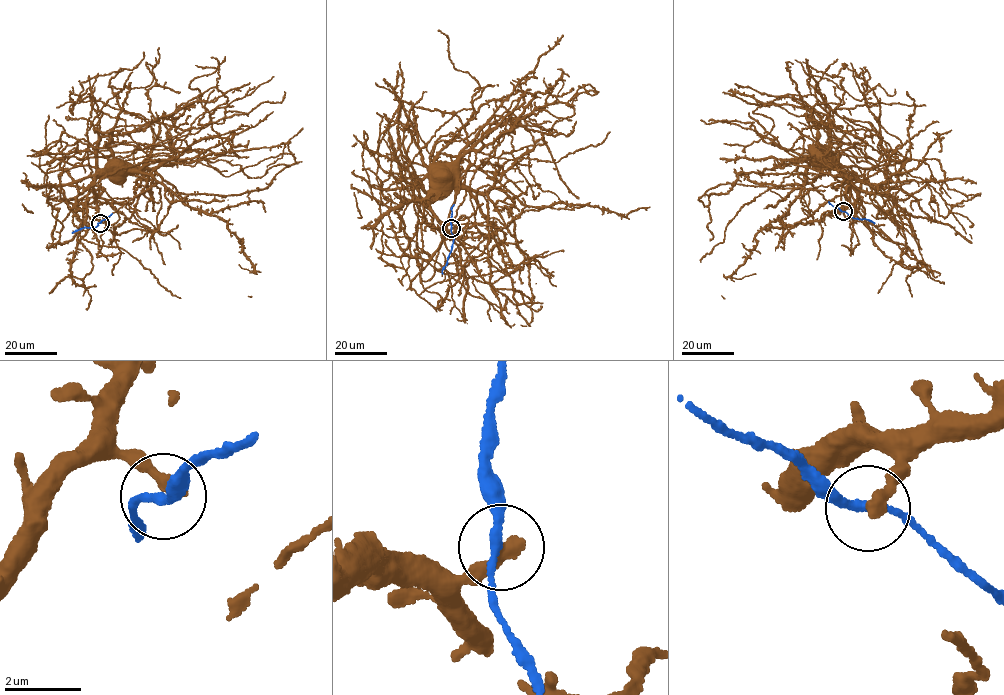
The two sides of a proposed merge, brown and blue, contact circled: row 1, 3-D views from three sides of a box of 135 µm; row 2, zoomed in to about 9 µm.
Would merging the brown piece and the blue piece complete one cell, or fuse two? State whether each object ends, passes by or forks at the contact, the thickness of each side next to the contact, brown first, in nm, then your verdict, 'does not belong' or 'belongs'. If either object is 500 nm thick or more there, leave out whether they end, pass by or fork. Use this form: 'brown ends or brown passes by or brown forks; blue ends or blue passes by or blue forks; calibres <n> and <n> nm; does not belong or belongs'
brown ends; blue passes by; calibres 360 and 200 nm; belongs

